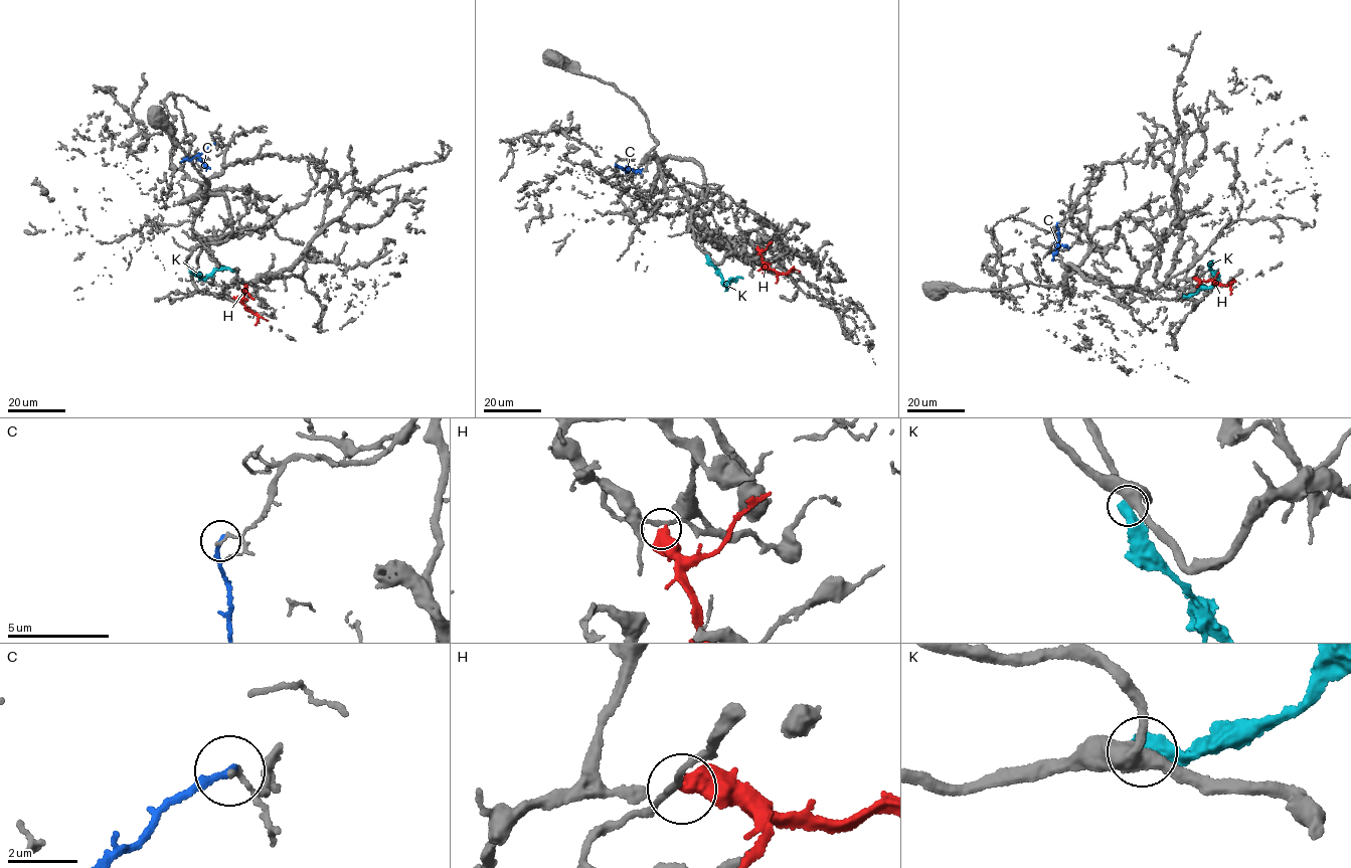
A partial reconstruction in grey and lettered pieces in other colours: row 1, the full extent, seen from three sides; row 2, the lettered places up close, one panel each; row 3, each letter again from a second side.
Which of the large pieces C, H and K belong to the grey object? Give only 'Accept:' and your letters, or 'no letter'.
Accept: no letter

